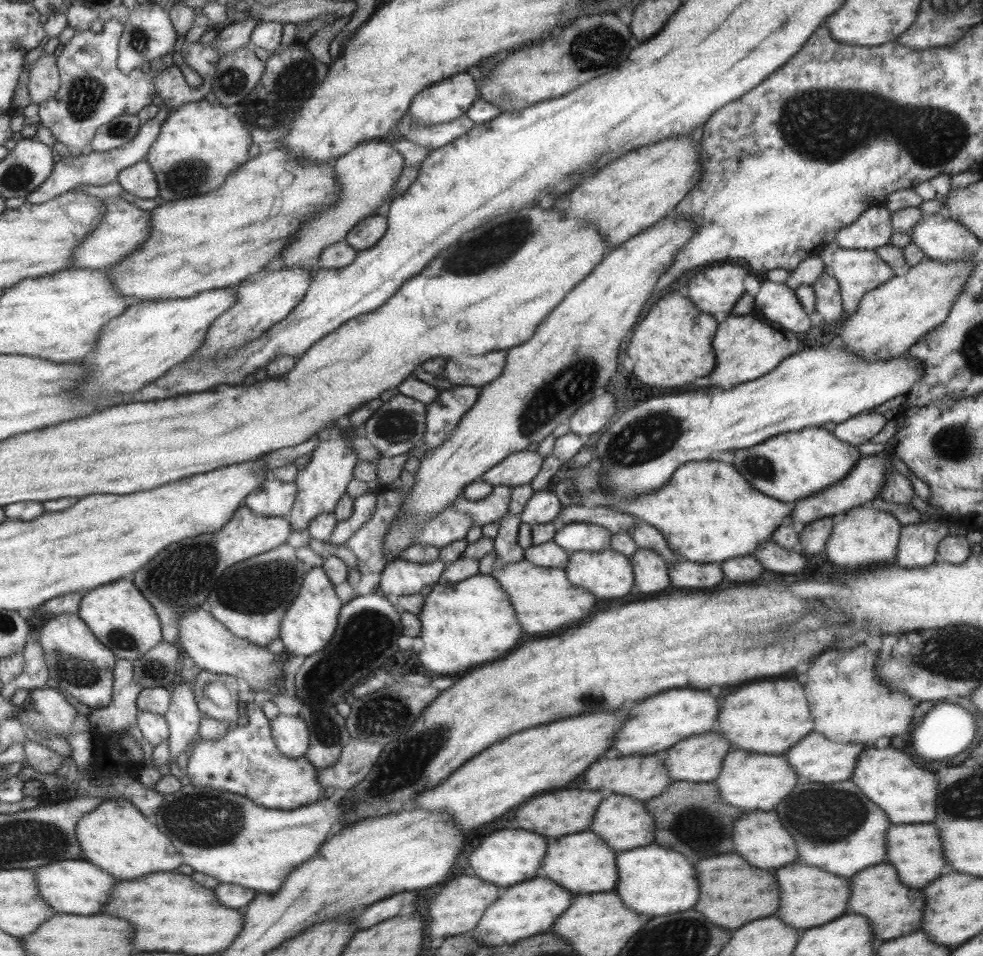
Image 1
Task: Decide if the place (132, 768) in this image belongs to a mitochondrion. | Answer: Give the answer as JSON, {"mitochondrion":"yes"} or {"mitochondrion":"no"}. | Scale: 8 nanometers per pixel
{"mitochondrion":"no"}

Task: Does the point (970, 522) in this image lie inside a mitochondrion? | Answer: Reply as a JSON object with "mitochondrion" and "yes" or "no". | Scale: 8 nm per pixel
{"mitochondrion":"no"}

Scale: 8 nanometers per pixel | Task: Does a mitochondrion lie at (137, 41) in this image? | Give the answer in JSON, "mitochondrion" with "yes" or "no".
{"mitochondrion":"yes"}

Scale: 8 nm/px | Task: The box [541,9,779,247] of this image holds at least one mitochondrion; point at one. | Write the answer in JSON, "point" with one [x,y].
{"point":[614,44]}

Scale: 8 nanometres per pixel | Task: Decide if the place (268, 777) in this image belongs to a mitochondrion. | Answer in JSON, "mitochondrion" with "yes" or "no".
{"mitochondrion":"no"}

